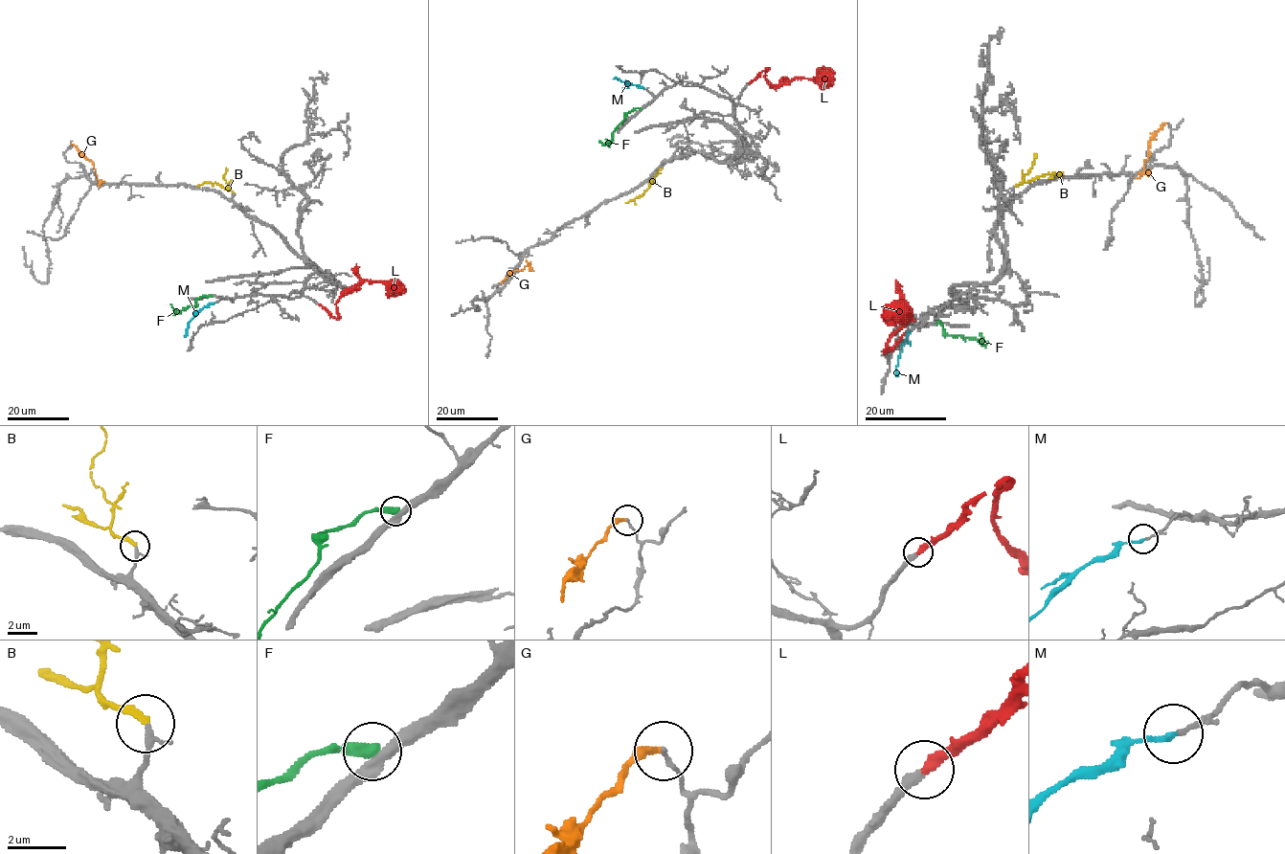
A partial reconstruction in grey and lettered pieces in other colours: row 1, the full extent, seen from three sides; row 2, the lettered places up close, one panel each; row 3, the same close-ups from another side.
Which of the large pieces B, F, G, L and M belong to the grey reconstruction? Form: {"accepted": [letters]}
{"accepted": ["B", "L", "M"]}

